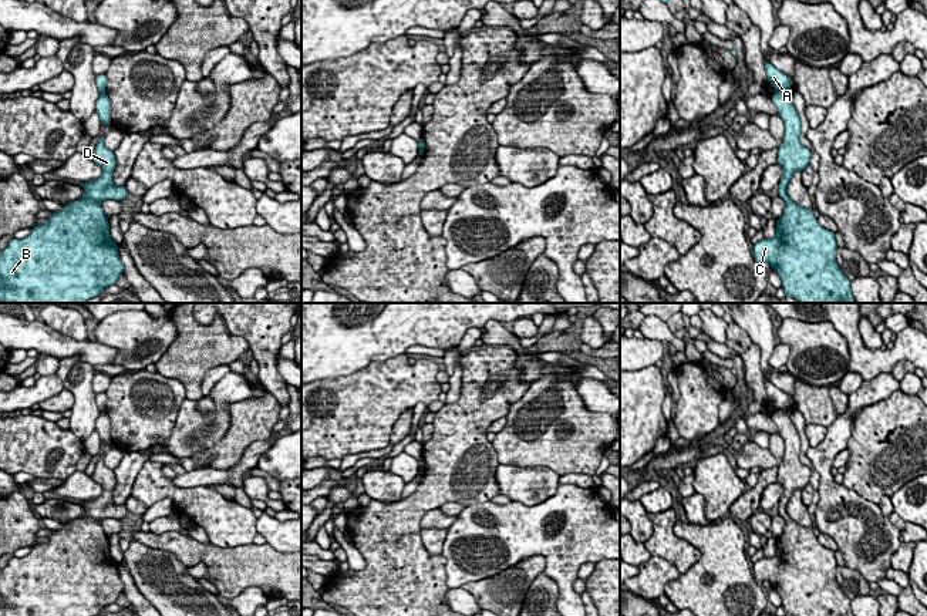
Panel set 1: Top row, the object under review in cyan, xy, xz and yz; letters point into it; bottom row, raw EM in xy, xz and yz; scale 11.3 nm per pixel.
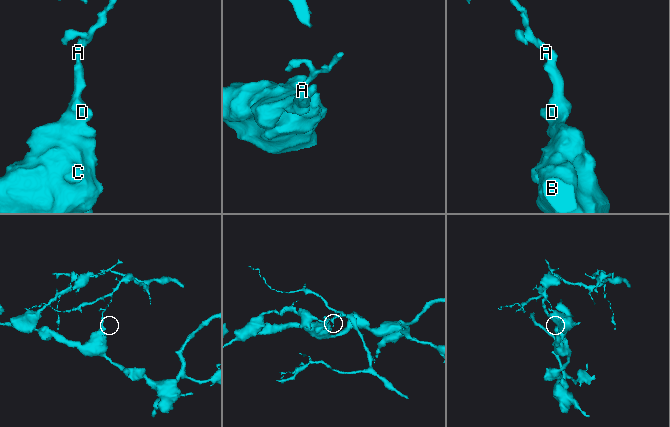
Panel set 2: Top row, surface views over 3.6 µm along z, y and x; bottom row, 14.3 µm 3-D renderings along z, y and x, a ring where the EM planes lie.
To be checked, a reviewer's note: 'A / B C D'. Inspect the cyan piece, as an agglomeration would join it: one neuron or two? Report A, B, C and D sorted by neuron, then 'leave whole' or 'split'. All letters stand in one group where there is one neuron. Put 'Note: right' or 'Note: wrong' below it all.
groups A / B C D; split
Note: right

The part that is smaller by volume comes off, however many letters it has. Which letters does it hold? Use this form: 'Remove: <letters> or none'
Remove: A

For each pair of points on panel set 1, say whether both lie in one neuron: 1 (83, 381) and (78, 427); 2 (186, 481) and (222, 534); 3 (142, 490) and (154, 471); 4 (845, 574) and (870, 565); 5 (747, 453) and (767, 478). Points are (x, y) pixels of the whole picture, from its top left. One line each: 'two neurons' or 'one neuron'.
1: one neuron
2: two neurons
3: one neuron
4: two neurons
5: two neurons

